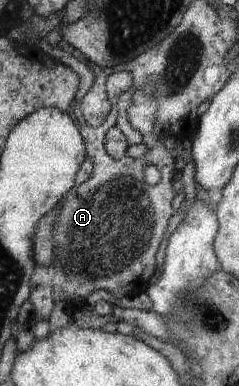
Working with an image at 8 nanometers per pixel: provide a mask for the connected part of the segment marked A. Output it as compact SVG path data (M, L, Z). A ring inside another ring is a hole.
M40 39L36 44L36 48L44 52L48 57L55 59L58 63L72 68L79 77L80 85L75 100L73 101L74 110L72 110L71 117L76 121L80 135L85 143L87 151L87 158L94 169L92 175L86 182L80 186L70 188L64 194L62 202L60 203L59 216L57 222L53 225L53 242L55 243L55 260L49 268L43 268L37 265L34 275L31 277L31 286L29 287L29 300L33 306L32 318L28 324L34 328L39 318L49 318L54 305L59 301L64 301L68 308L69 314L77 309L83 308L85 300L88 295L93 292L108 291L116 294L115 297L122 298L124 296L136 297L143 296L150 286L151 275L155 270L158 270L158 250L164 234L168 228L170 218L175 214L172 208L172 201L177 194L174 192L173 173L175 171L175 158L168 155L166 148L161 144L161 138L154 138L152 135L154 127L154 119L158 106L156 105L153 96L150 97L150 89L137 90L132 95L133 104L128 108L128 115L130 116L130 124L134 129L137 129L143 136L143 143L146 144L147 152L145 156L140 159L134 159L126 156L125 158L115 160L111 158L106 152L104 140L110 128L117 124L118 119L118 100L123 92L133 85L133 78L129 72L118 71L106 75L106 91L111 104L111 112L106 117L106 120L98 127L89 126L83 118L80 111L80 105L84 96L89 92L92 73L84 62L80 62L74 56L64 52L59 47L52 47L48 45L44 39ZM147 165L154 165L162 173L162 182L155 186L149 186L144 182L144 170Z

